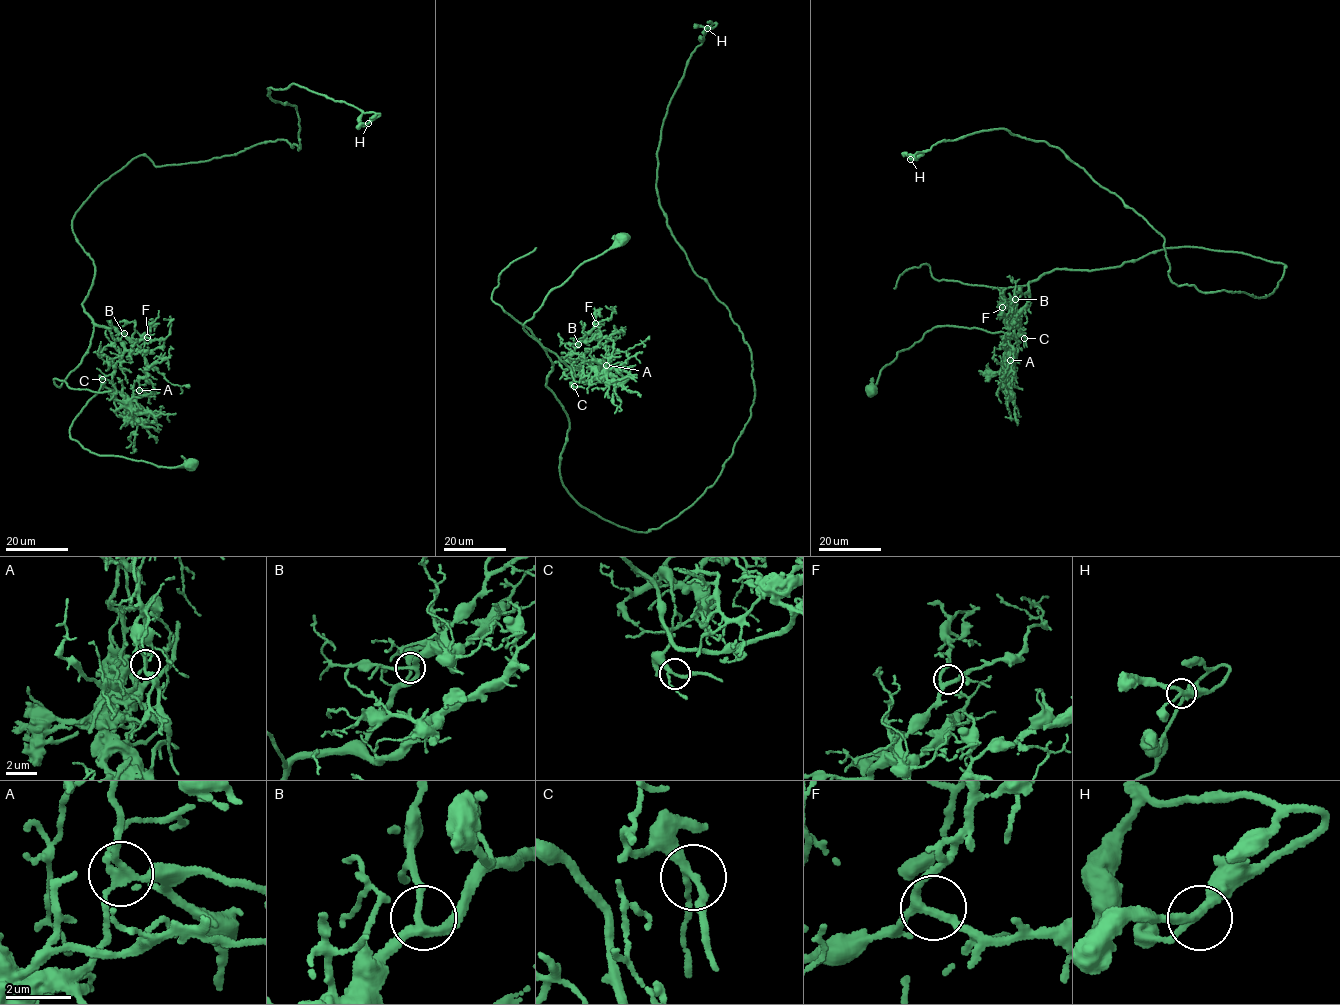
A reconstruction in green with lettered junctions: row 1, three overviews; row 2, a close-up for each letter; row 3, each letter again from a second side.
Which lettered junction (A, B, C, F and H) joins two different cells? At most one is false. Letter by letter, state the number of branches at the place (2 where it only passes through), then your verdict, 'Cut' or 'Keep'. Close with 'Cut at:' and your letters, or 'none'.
A: Branches: 3. Cut
B: Branches: 3. Keep
C: Branches: 3. Keep
F: Branches: 3. Keep
H: Branches: 3. Keep
Cut at: A

